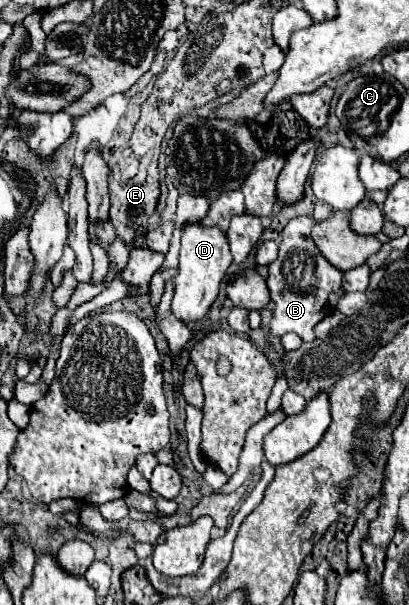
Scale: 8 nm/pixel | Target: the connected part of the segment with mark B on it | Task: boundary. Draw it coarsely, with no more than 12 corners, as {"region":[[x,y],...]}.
{"region":[[311,216],[283,228],[267,286],[273,336],[305,342],[335,310],[343,270],[317,250]]}

